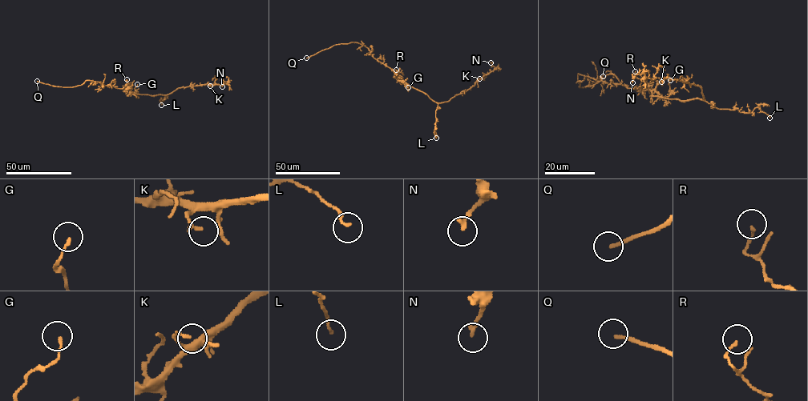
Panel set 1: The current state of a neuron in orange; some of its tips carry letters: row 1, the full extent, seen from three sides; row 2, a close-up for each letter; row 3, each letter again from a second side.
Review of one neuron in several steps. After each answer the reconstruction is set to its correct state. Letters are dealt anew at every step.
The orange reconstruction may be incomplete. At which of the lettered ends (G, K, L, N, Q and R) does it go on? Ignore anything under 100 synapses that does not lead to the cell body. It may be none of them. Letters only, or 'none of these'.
Q

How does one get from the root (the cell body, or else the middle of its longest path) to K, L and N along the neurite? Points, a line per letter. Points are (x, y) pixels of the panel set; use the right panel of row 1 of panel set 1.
K: (661, 98), (688, 101), (702, 99), (704, 96), (701, 89), (693, 84), (668, 78), (661, 82)
L: (661, 98), (680, 101), (701, 98), (719, 109), (737, 109), (747, 113), (757, 107), (769, 118)
N: (661, 98), (688, 101), (702, 99), (704, 96), (699, 86), (674, 78), (648, 78), (642, 73), (632, 82)

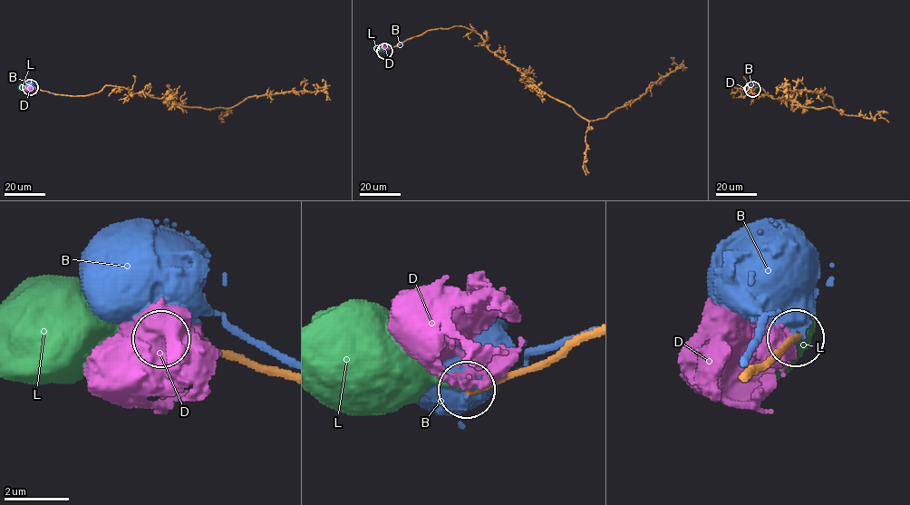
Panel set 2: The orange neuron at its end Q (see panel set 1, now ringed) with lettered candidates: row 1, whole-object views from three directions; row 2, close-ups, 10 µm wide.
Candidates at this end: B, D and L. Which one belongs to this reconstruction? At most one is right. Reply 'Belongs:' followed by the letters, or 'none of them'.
Belongs: none of them

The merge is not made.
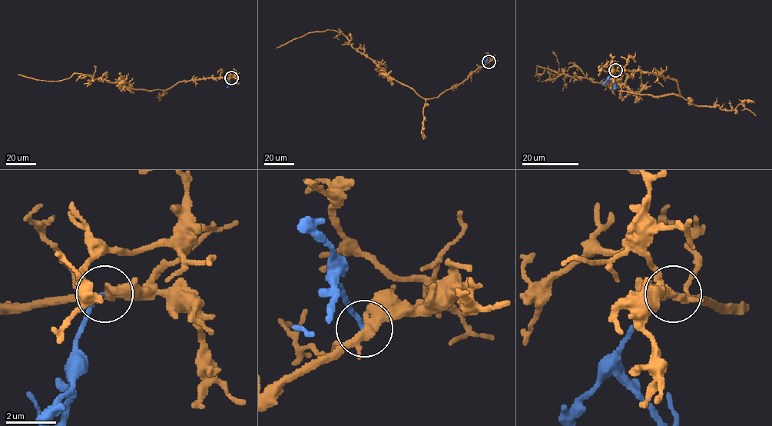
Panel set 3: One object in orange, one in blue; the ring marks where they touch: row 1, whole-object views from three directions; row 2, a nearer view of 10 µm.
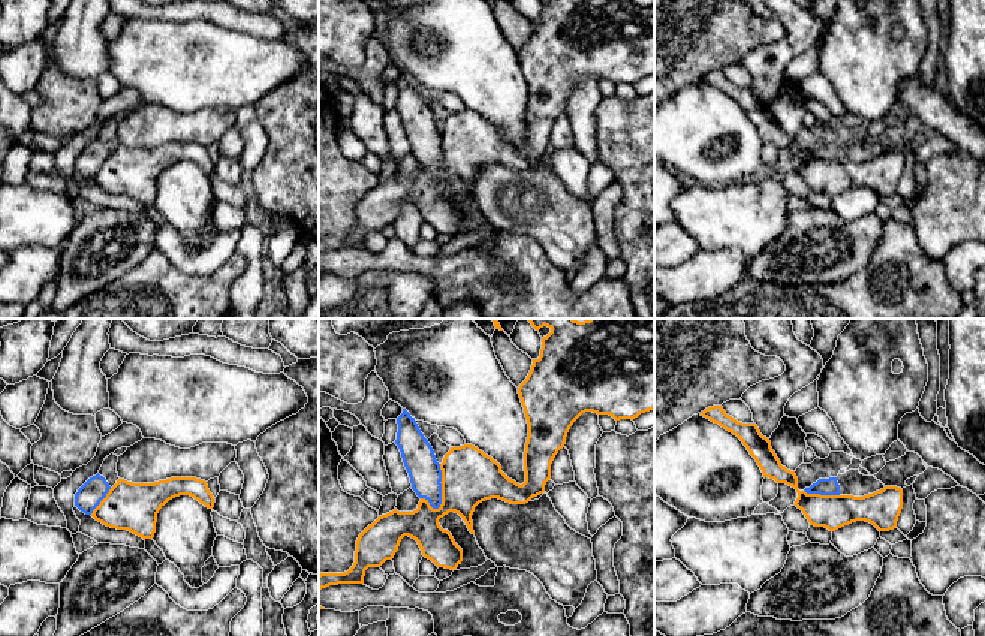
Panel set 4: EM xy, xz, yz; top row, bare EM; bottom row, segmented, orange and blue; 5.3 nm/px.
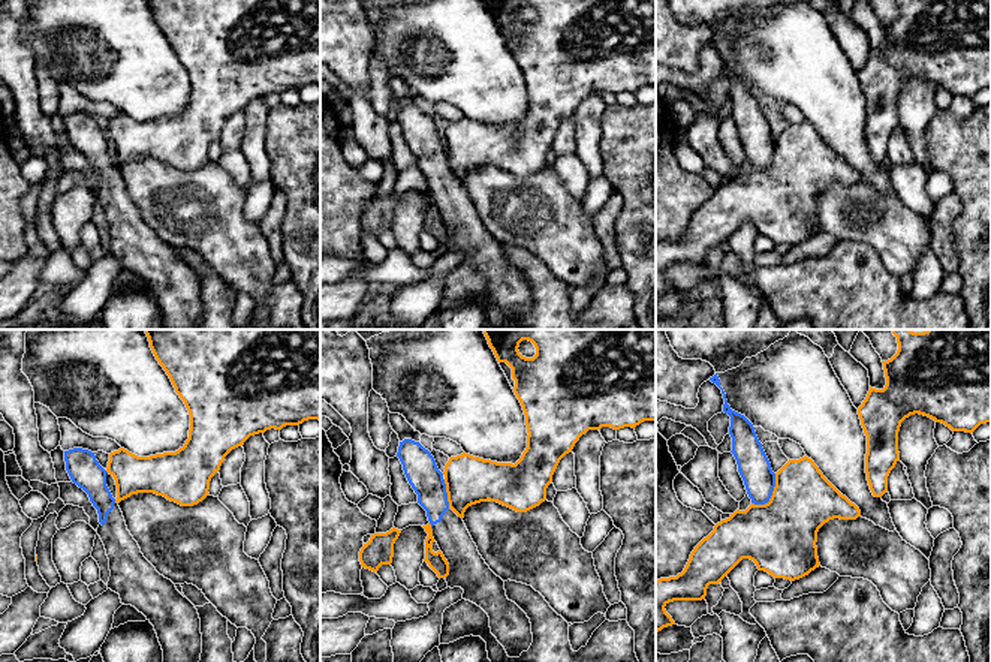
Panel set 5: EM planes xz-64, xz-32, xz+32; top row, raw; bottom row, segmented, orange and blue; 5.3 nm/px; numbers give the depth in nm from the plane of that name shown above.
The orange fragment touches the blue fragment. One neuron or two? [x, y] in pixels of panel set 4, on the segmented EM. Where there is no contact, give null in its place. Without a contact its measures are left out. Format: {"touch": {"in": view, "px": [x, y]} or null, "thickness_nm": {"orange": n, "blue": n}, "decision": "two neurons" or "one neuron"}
{"touch": {"in": "xz", "px": [442, 488]}, "thickness_nm": {"orange": 300, "blue": 170}, "decision": "two neurons"}

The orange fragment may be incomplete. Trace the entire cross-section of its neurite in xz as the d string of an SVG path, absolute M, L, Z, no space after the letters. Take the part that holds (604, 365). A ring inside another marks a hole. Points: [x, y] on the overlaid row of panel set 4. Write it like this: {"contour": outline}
{"contour": "M525 319L539 331L548 326L551 332L542 338L540 356L533 359L527 379L519 385L518 394L528 424L528 437L524 452L525 482L522 485L509 479L501 465L491 456L472 444L451 447L440 464L442 470L442 504L433 509L428 500L421 498L413 512L392 512L379 516L368 525L356 540L355 563L344 573L320 573L319 590L338 584L364 584L368 567L380 567L386 560L392 560L404 536L415 539L422 555L431 560L437 567L455 570L463 561L463 549L455 543L452 534L443 530L439 519L449 512L458 513L466 522L469 531L473 531L472 515L475 507L491 498L498 498L510 504L525 504L533 497L545 492L545 485L551 479L551 464L560 449L566 444L566 437L573 422L585 412L609 415L615 421L635 419L641 413L654 410L654 319L588 319L578 322L575 319Z"}

